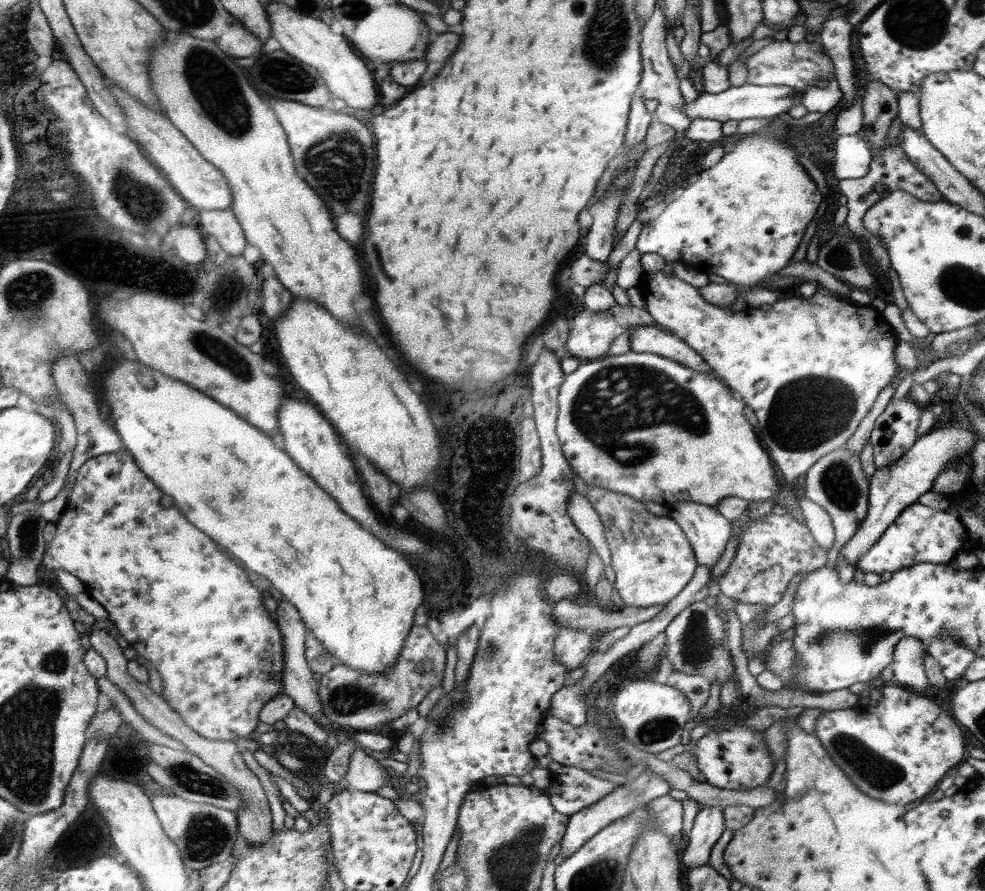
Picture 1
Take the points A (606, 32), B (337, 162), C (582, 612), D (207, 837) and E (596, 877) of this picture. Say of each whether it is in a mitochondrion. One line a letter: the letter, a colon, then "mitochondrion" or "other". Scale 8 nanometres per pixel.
A: mitochondrion
B: mitochondrion
C: other
D: mitochondrion
E: mitochondrion

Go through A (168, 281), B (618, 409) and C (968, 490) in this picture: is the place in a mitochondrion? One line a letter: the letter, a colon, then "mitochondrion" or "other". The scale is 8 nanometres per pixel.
A: other
B: mitochondrion
C: other

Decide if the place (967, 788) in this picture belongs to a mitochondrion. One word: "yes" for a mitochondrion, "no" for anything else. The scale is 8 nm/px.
no

